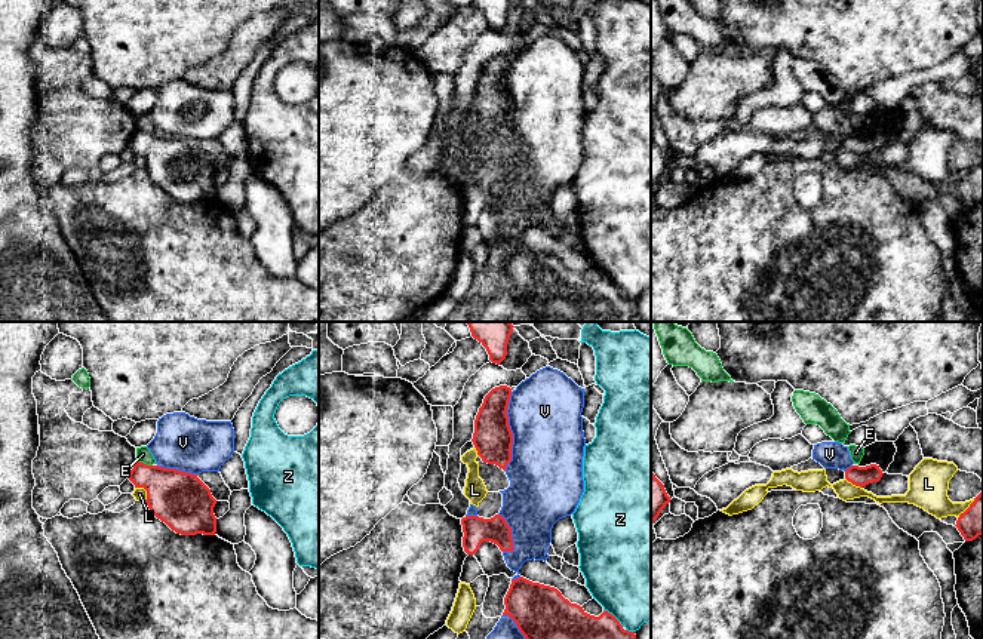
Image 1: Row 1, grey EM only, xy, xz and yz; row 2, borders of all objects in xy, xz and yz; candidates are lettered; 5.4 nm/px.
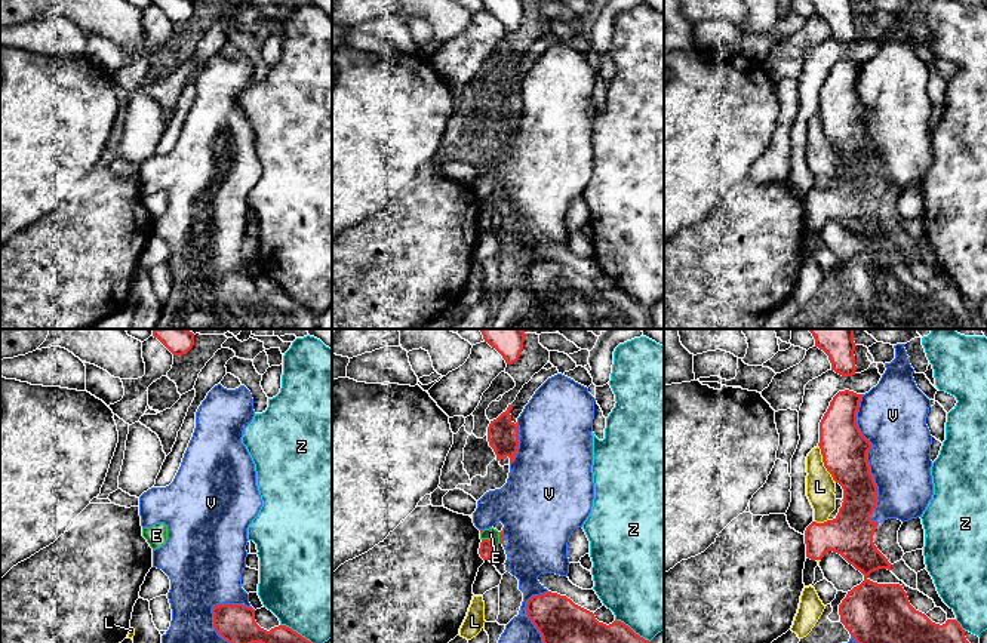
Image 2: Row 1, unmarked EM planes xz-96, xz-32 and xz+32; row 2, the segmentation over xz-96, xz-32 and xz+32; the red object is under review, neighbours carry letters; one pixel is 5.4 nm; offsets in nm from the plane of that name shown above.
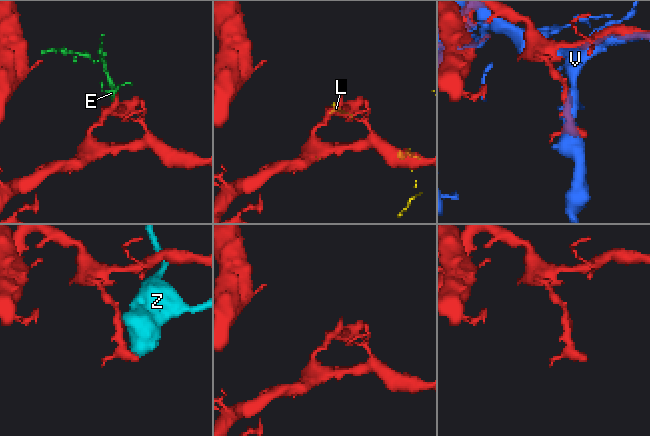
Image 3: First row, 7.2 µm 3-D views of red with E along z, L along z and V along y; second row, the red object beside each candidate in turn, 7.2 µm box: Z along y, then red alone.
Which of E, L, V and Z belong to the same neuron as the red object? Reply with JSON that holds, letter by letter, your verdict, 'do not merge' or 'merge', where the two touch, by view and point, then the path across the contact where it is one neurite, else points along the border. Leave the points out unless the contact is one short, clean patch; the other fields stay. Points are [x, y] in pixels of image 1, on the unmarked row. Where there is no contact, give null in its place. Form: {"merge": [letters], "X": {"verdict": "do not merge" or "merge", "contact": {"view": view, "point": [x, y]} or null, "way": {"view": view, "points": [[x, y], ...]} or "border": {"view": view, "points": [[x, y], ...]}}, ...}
{"merge": [], "E": {"verdict": "do not merge", "contact": {"view": "xy", "point": [146, 132]}, "border": {"view": "xy", "points": [[138, 128], [151, 134]]}}, "L": {"verdict": "do not merge", "contact": {"view": "xy", "point": [146, 157]}}, "V": {"verdict": "do not merge", "contact": {"view": "xz", "point": [510, 100]}}, "Z": {"verdict": "do not merge", "contact": {"view": "xz", "point": [614, 285]}}}

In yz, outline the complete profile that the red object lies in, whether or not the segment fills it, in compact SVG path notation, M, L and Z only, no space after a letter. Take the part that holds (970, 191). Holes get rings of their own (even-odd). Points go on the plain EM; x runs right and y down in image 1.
M983 159L970 175L959 182L956 193L965 209L973 209L983 202Z

